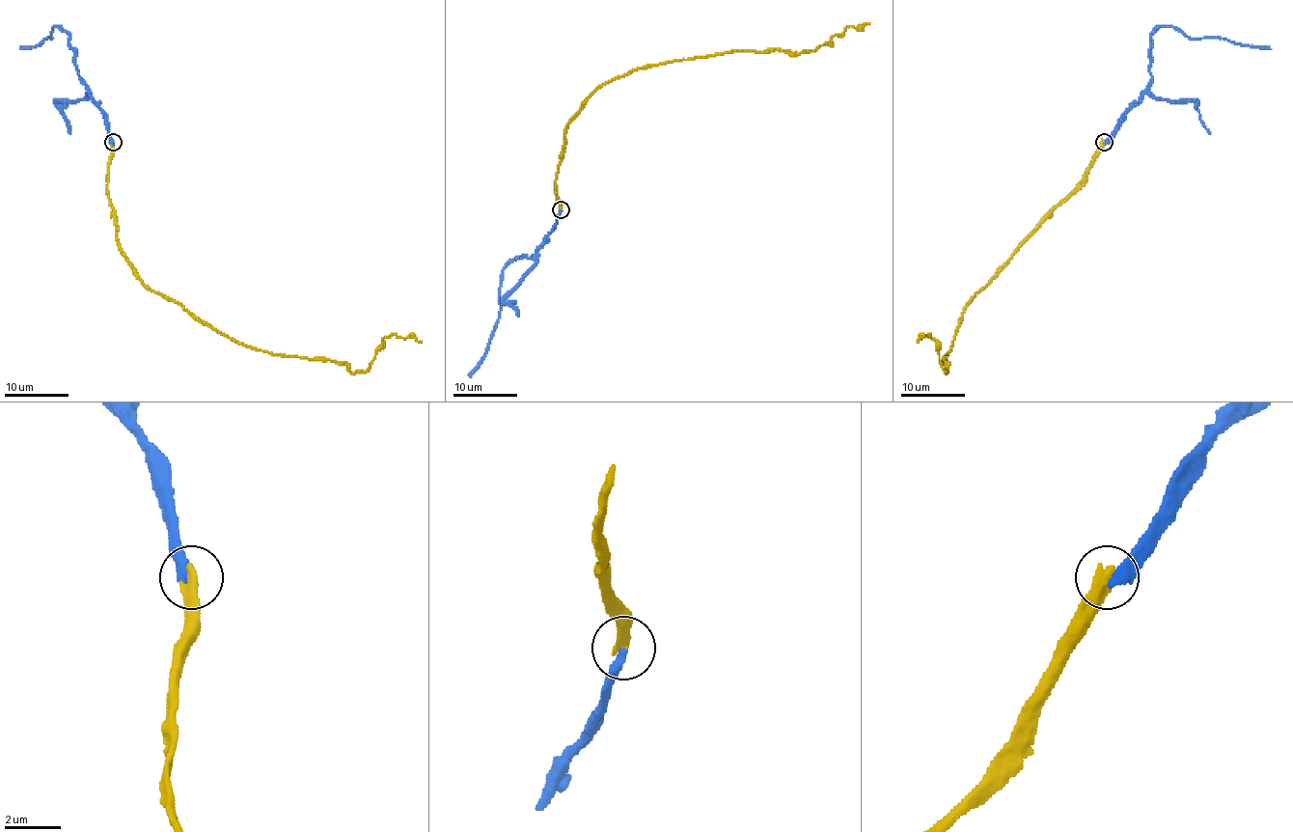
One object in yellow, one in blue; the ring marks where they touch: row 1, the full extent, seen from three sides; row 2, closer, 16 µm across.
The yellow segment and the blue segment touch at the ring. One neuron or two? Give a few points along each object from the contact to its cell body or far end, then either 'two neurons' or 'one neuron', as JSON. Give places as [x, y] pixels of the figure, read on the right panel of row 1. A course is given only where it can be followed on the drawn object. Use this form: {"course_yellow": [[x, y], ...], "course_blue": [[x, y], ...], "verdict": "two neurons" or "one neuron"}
{"course_yellow": [[1103, 142], [1081, 183], [969, 301], [946, 355], [946, 373], [939, 347], [929, 336], [917, 343]], "course_blue": [[1103, 143], [1151, 79], [1149, 36], [1159, 27], [1178, 28], [1191, 38], [1222, 38], [1271, 49]], "verdict": "two neurons"}

